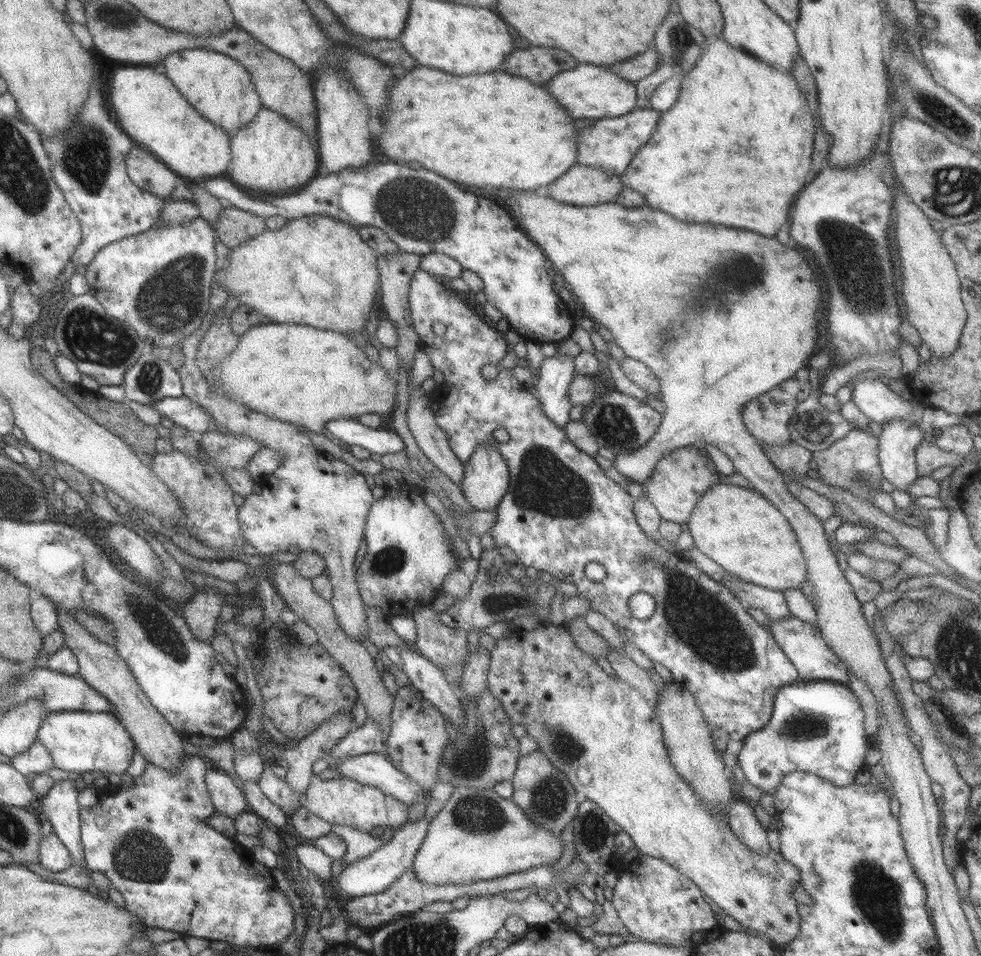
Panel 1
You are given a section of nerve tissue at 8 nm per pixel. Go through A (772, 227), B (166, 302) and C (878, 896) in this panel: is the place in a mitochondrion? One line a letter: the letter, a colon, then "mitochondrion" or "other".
A: other
B: mitochondrion
C: mitochondrion

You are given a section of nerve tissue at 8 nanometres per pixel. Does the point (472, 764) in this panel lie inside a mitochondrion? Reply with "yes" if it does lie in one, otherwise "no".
yes

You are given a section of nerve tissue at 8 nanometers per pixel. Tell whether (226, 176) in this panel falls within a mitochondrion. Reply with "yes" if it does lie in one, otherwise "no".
no

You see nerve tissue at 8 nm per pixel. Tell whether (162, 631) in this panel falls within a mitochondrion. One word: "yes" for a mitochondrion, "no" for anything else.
yes

